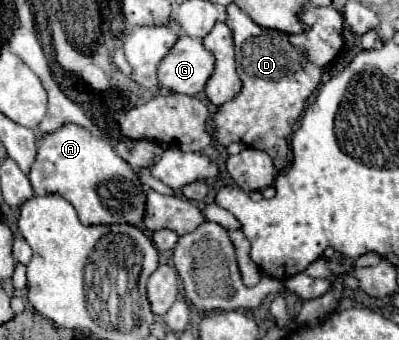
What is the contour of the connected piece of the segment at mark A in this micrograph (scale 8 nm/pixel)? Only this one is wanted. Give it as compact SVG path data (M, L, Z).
M60 126L52 134L38 134L36 160L30 168L34 194L60 194L78 212L82 224L134 224L144 218L146 192L138 174L100 136L82 126Z

